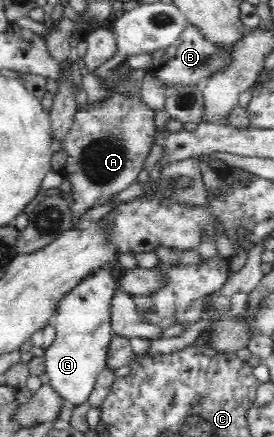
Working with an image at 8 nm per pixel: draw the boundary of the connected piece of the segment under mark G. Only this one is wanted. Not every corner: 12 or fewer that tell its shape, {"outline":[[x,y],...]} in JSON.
{"outline":[[85,277],[56,309],[44,354],[63,404],[89,400],[112,334],[118,278]]}

